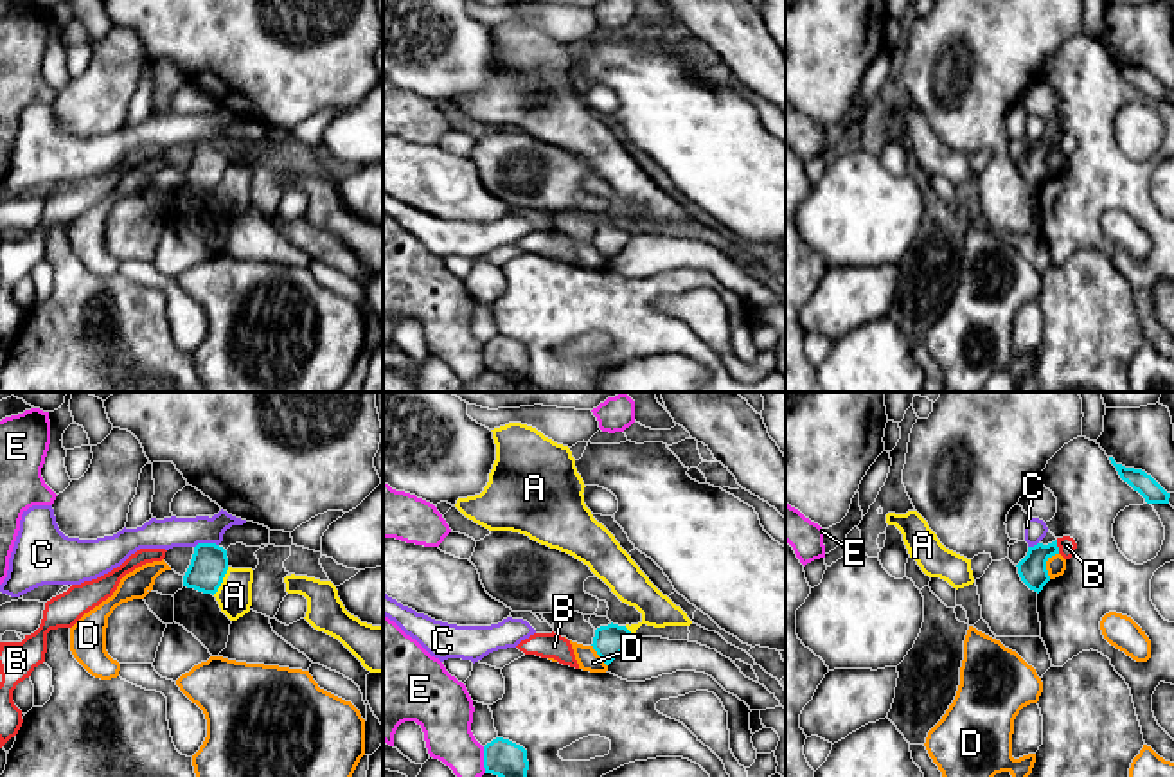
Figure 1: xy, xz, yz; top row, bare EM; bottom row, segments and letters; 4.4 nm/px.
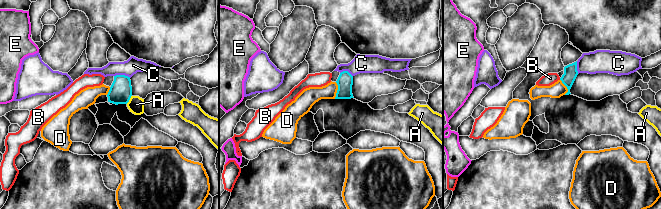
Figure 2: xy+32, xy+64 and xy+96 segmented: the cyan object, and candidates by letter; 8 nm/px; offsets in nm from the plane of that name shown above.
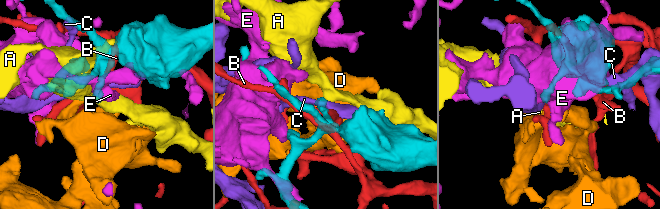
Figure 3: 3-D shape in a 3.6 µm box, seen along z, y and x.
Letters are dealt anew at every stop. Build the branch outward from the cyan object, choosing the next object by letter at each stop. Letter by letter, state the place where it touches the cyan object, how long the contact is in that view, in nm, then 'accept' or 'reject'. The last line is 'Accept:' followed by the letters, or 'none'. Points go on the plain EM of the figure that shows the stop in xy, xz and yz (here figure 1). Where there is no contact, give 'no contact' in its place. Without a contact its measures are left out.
A: meets cyan in xy at (222, 178); contact 150 nm long; reject
B: meets cyan in yz at (1058, 144); contact 70 nm long; reject
C: meets cyan in xy at (205, 141); contact 110 nm long; reject
D: meets cyan in yz at (1045, 162); contact 130 nm long; reject
E: meets cyan in xz at (484, 357); contact 120 nm long; reject
Accept: none

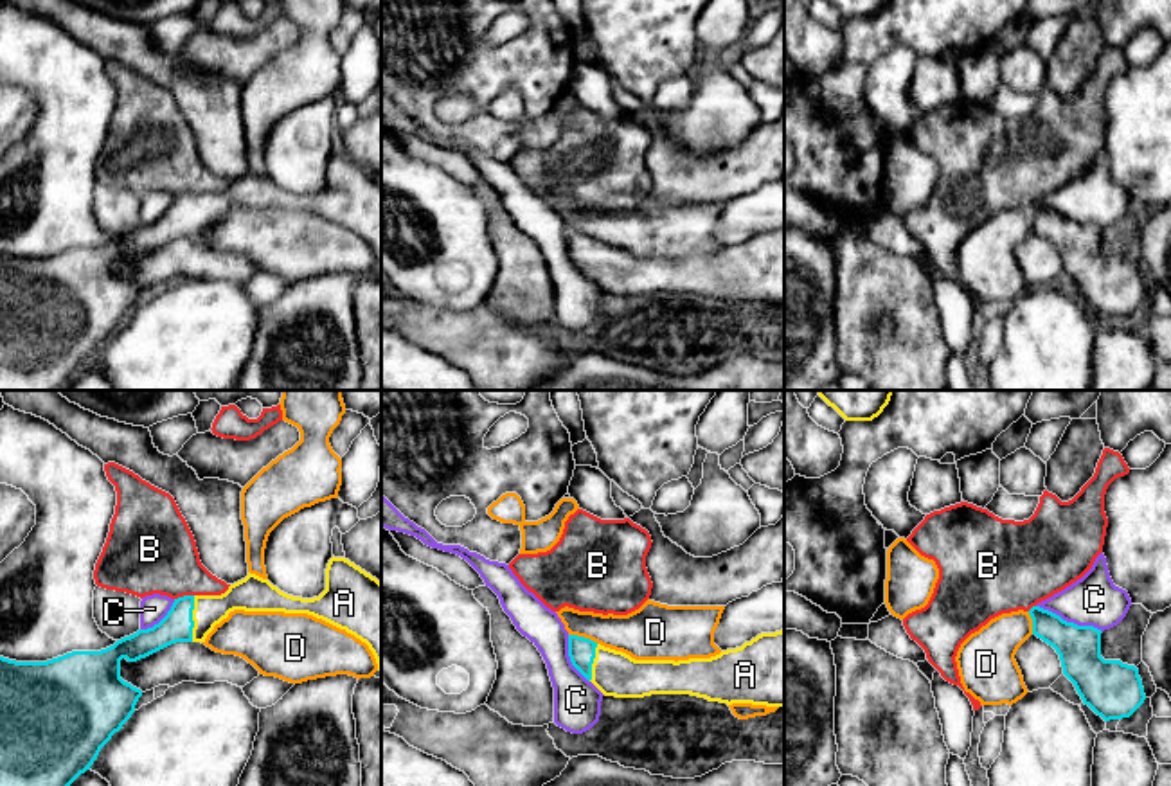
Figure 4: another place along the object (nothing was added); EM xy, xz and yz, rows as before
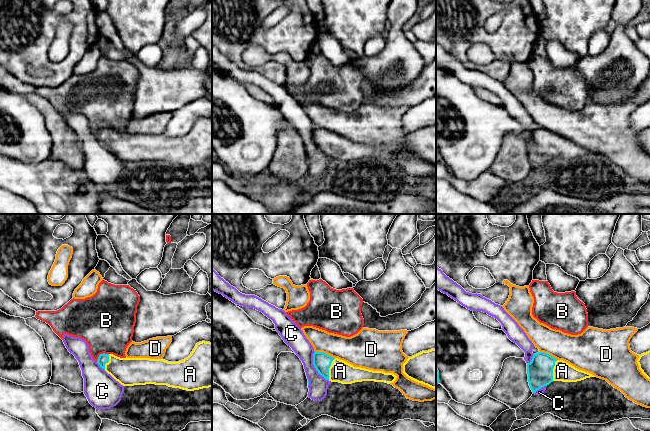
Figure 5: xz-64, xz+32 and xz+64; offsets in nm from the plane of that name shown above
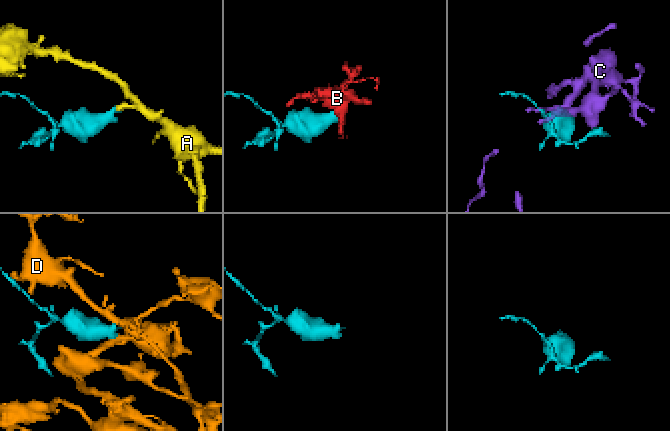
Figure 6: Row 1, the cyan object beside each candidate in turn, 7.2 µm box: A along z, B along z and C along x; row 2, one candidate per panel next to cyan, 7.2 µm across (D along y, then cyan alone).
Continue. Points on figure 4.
A: meets cyan in xy at (191, 216); contact 200 nm long; accept
B: meets cyan in xy at (184, 193); contact 90 nm long; reject
C: meets cyan in yz at (1069, 220); contact 320 nm long; reject
D: meets cyan in xz at (583, 234); contact 140 nm long; reject
Accept: A

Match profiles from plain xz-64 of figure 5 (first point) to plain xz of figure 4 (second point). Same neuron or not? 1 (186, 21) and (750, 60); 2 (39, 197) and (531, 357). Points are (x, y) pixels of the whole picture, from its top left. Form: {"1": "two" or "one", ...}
{"1": "two", "2": "one"}

